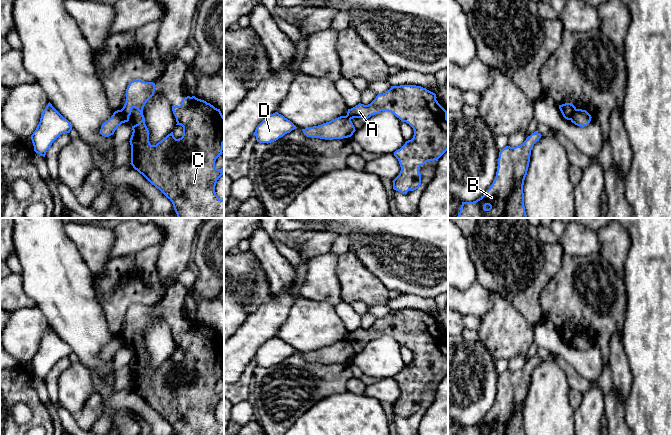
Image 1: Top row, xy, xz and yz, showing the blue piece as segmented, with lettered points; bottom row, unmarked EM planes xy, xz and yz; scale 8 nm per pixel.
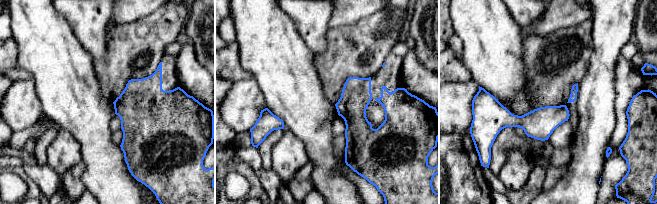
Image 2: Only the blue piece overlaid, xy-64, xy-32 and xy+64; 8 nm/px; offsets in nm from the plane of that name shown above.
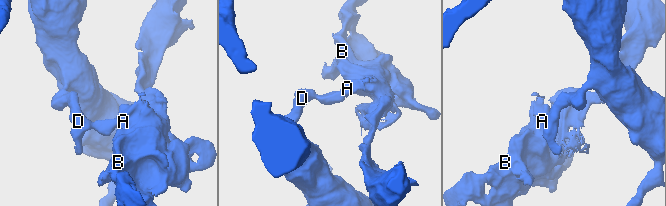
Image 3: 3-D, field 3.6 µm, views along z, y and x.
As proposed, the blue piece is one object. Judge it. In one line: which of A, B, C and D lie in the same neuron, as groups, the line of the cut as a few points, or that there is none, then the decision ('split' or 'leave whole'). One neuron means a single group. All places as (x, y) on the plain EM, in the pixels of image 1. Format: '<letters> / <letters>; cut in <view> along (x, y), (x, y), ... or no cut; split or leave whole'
A B C / D; cut in xy along (120, 334), (127, 345); split

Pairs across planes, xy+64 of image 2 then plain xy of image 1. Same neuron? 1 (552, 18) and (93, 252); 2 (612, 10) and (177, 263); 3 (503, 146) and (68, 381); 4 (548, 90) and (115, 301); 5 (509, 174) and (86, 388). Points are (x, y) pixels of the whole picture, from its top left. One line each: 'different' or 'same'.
1: different
2: same
3: different
4: same
5: same

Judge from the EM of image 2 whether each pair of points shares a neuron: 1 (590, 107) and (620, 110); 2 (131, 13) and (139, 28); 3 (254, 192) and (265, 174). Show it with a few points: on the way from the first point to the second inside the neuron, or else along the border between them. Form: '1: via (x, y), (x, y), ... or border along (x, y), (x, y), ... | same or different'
1: border along (615, 85), (616, 125), (612, 132) | different
2: border along (156, 10), (130, 22), (112, 26) | different
3: border along (253, 171), (267, 193) | different

